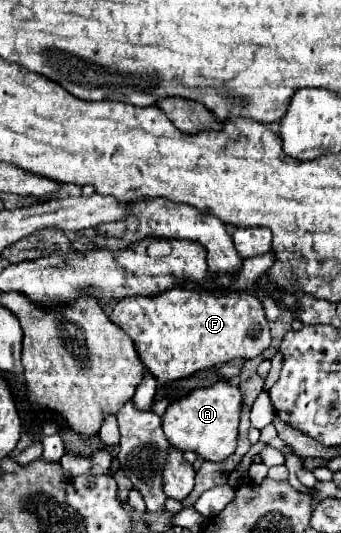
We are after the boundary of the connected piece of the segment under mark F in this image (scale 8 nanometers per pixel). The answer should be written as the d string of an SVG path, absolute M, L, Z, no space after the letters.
M173 288L161 292L159 296L123 298L113 306L109 318L131 336L141 362L161 382L187 378L197 370L213 368L233 358L245 358L245 360L255 358L271 344L269 322L265 318L261 302L255 298L253 292L229 292L225 296L211 296L211 294L189 292L183 288Z

